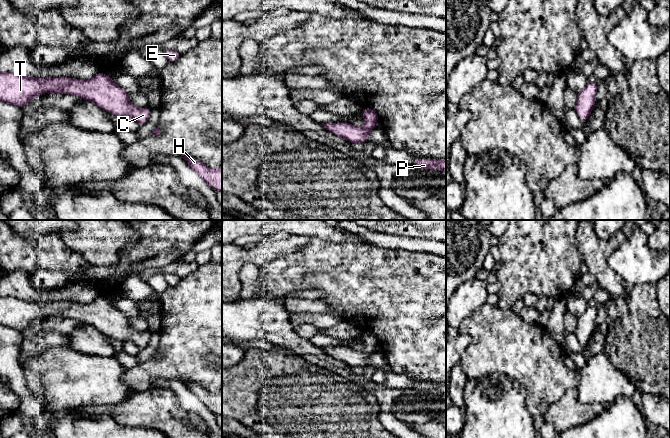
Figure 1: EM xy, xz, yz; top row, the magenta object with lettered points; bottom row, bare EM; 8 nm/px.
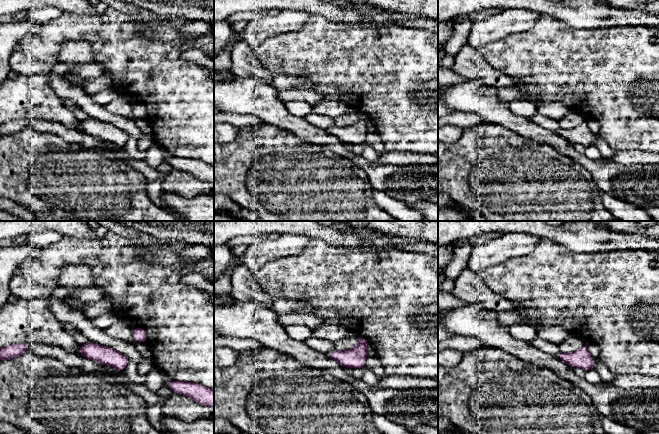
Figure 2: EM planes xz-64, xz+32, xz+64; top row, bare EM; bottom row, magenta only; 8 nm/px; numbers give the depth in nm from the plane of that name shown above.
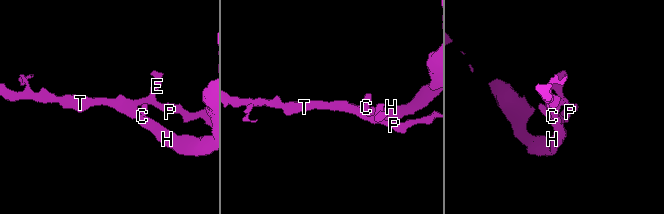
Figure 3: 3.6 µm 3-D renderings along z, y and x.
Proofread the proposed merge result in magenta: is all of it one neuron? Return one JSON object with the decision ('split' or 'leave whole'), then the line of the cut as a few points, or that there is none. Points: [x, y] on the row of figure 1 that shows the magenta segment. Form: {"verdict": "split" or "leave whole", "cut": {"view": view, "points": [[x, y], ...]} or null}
{"verdict": "leave whole", "cut": null}

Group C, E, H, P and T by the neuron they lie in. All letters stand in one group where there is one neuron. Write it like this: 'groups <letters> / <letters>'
groups C E H P T

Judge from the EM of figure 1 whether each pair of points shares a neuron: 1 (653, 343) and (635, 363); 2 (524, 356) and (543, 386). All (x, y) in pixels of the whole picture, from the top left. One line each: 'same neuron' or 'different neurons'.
1: same neuron
2: same neuron

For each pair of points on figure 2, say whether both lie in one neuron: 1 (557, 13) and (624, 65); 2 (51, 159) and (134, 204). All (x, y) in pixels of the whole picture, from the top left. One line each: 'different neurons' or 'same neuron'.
1: different neurons
2: same neuron

